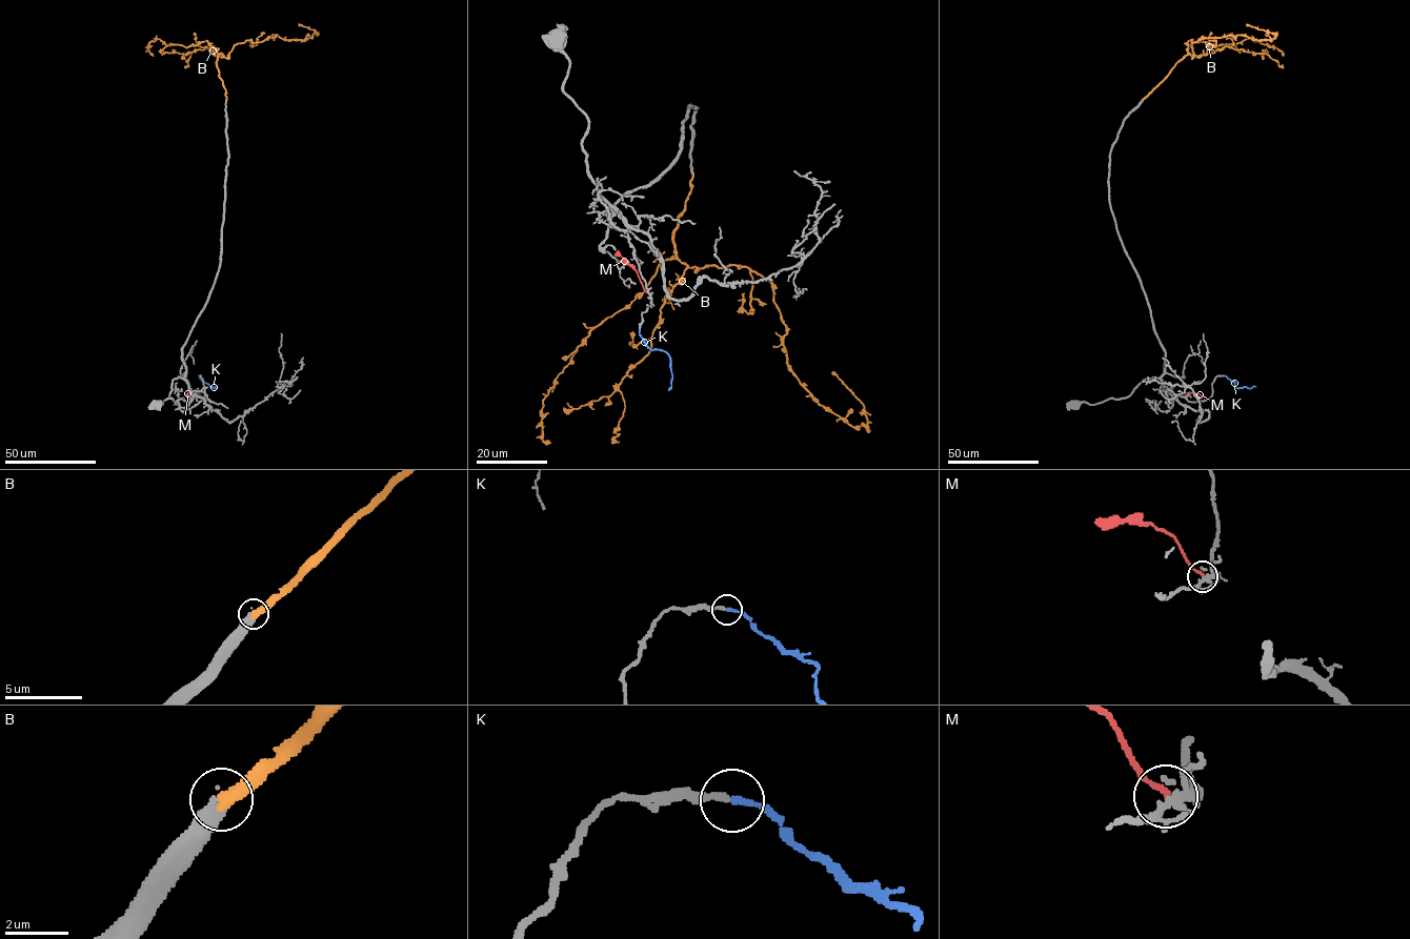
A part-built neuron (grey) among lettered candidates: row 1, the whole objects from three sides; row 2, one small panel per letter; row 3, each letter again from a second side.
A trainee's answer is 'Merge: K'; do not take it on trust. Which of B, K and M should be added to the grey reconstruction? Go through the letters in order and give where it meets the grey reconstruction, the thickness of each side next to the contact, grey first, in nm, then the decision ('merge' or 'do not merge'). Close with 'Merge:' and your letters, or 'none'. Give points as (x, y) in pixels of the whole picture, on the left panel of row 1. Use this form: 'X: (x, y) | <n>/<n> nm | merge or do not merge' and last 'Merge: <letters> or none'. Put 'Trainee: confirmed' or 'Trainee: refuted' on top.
Trainee: confirmed
B: (226, 99) | 400/360 nm | do not merge
K: (199, 375) | 220/180 nm | merge
M: (203, 400) | 260/160 nm | do not merge
Merge: K

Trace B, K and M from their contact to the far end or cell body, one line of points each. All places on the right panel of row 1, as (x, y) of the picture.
B: (1143, 99), (1177, 62), (1189, 54), (1191, 58), (1191, 40), (1230, 35), (1272, 40), (1275, 35), (1247, 23)
K: (1224, 375), (1237, 388), (1255, 386)
M: (1206, 400), (1194, 393), (1185, 395)

